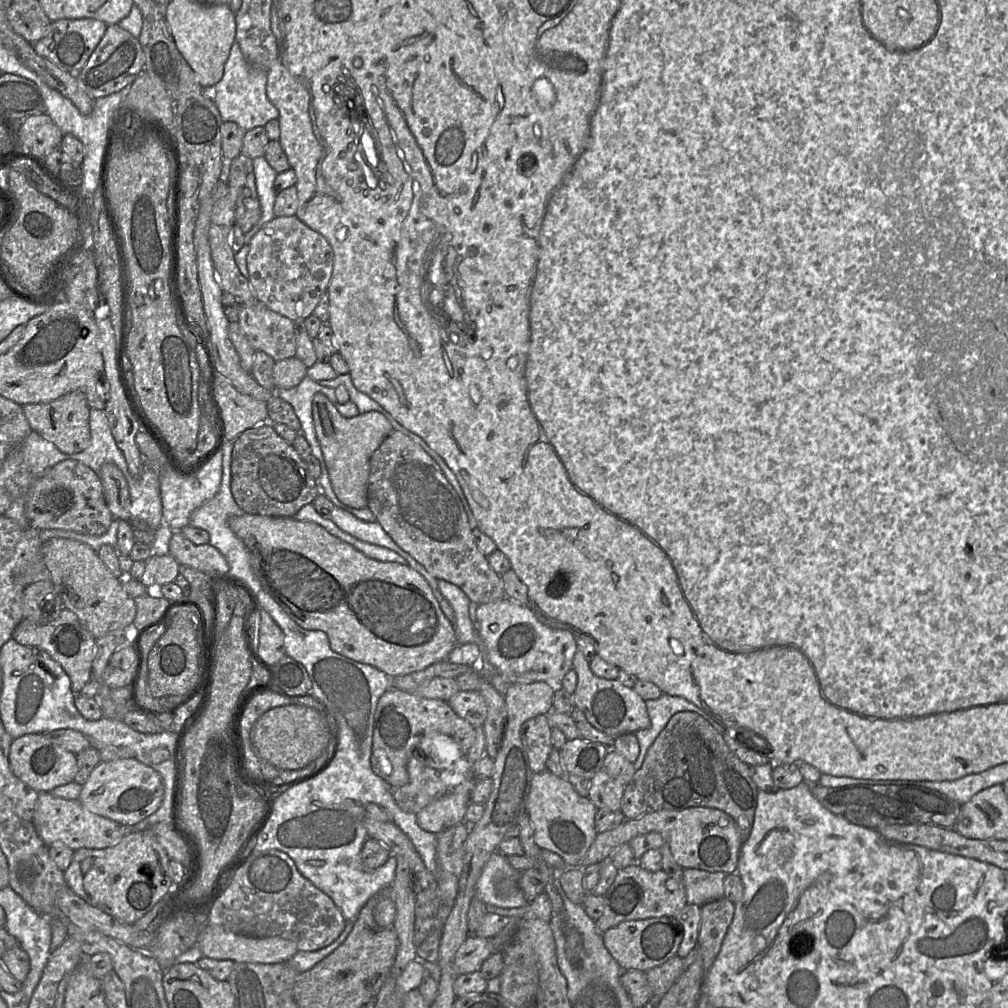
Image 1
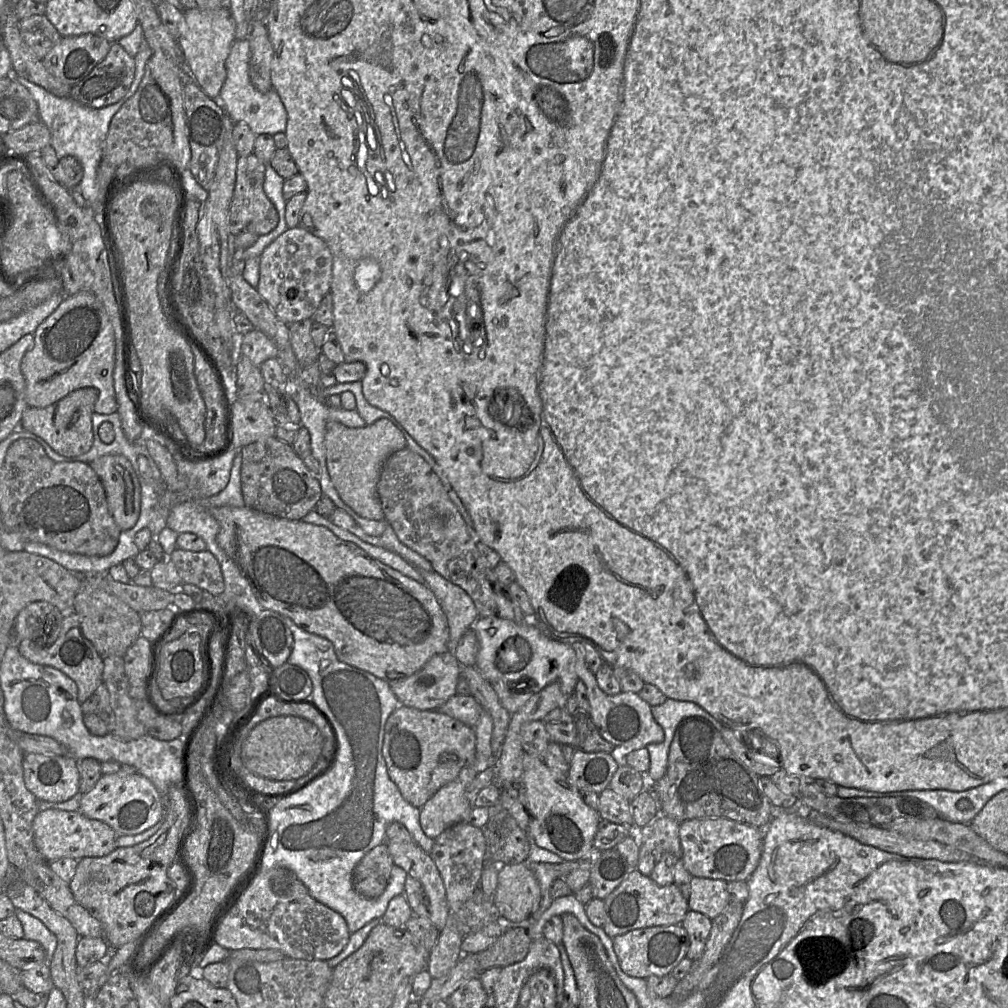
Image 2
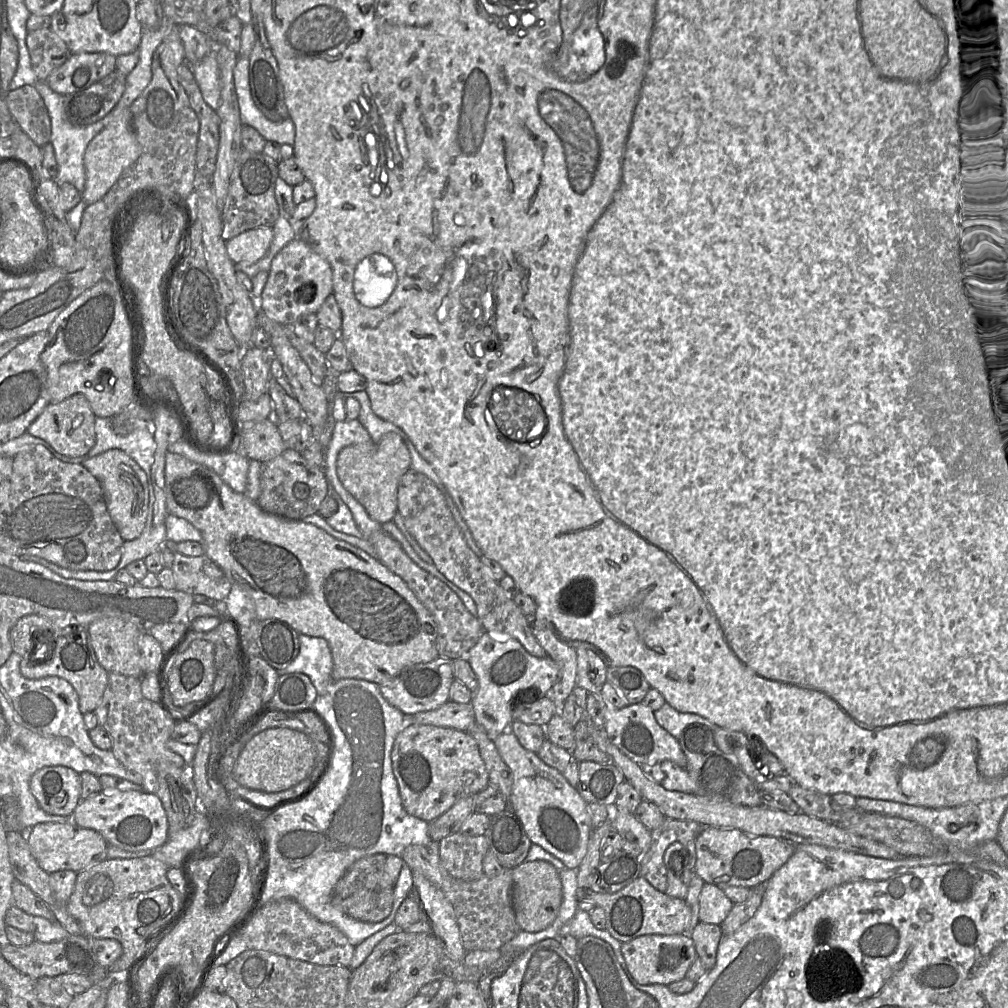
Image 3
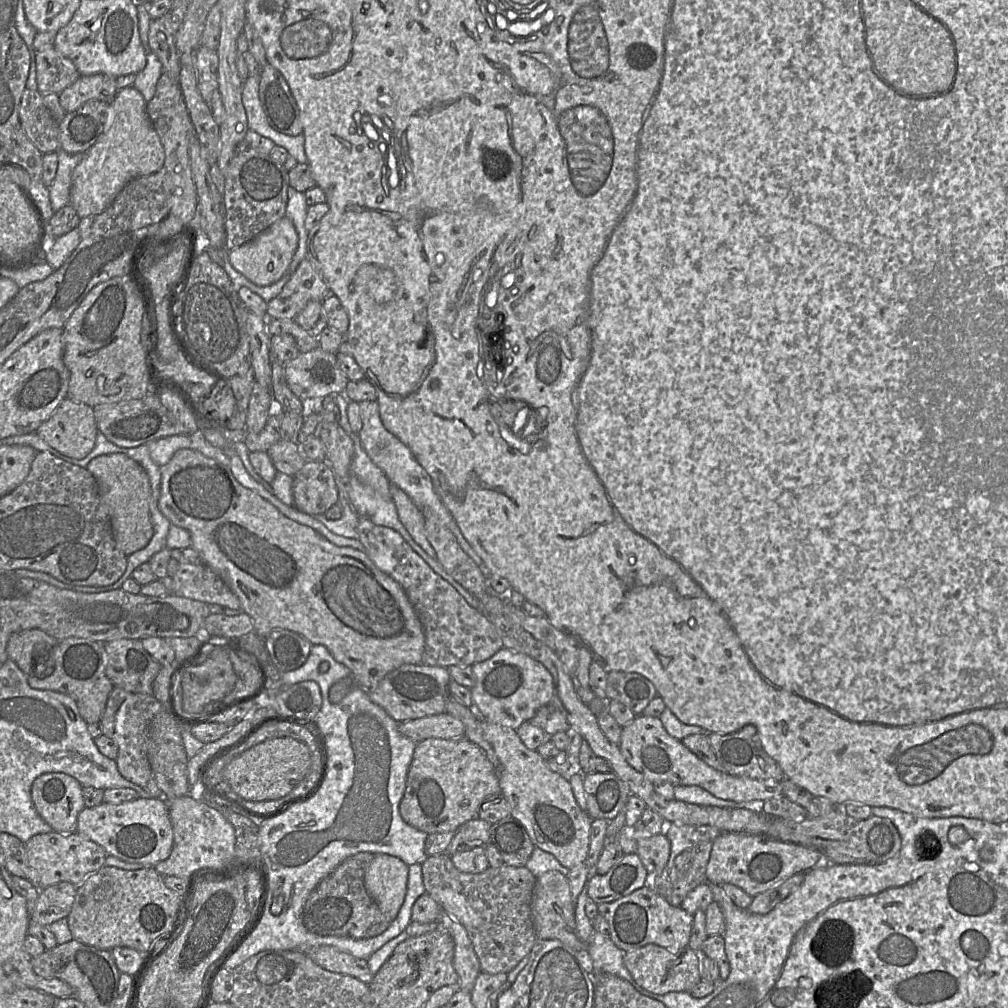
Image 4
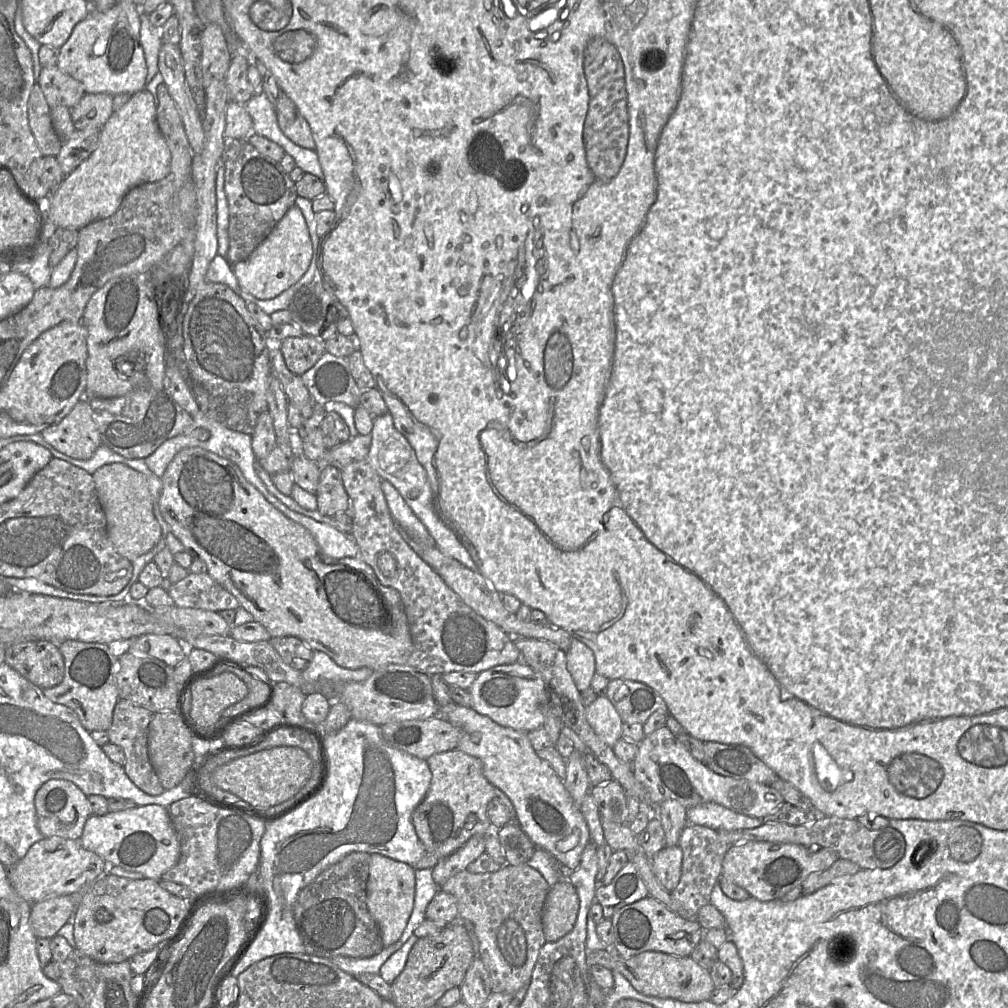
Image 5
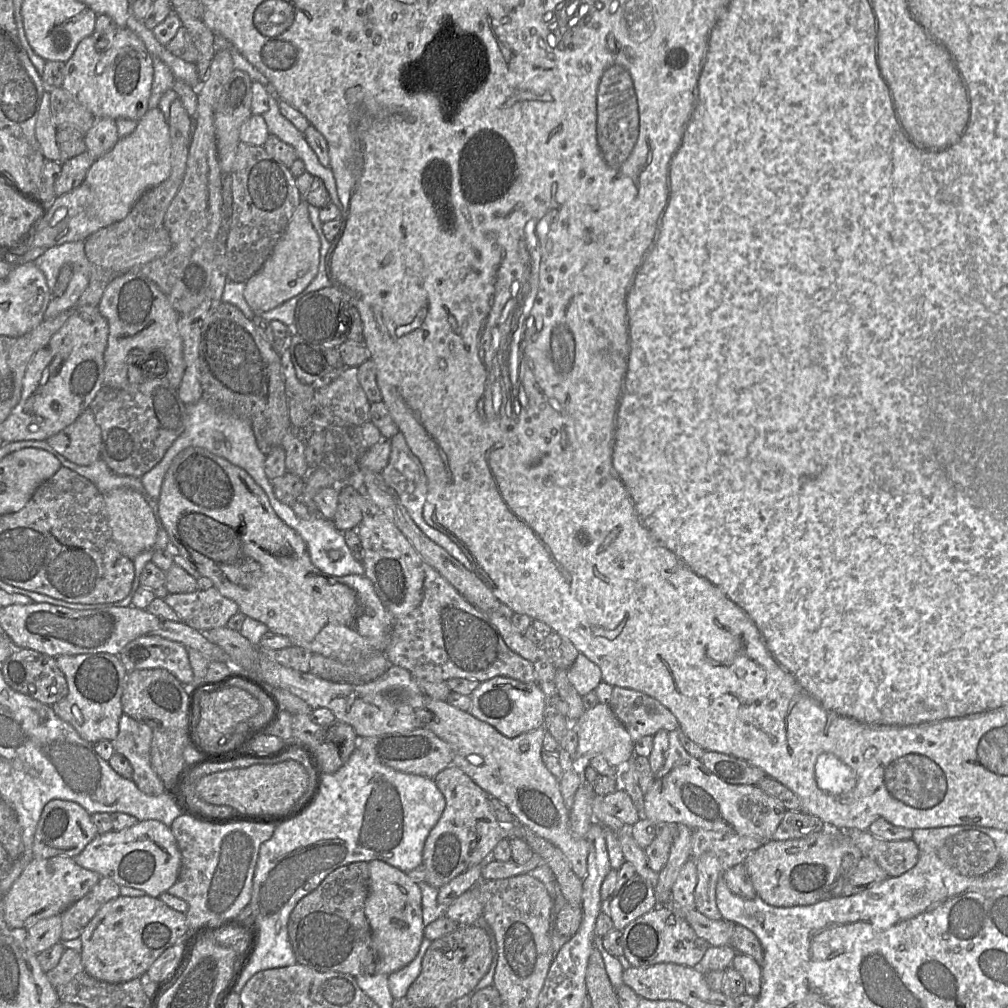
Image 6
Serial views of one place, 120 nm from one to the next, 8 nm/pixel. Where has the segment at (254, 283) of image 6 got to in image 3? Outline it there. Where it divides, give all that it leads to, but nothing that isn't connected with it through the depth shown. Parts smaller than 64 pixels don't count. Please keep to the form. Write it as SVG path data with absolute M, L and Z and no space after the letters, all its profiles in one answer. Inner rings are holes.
M272 227L247 230L226 242L227 253L234 263L256 263L267 254L272 240Z

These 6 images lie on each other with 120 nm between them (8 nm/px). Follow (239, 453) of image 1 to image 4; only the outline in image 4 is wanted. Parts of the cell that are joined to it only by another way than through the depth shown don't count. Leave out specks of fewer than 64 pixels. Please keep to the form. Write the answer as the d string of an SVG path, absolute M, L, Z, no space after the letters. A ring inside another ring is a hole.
M306 460L293 476L293 506L309 515L323 515L338 503L334 472L327 461Z

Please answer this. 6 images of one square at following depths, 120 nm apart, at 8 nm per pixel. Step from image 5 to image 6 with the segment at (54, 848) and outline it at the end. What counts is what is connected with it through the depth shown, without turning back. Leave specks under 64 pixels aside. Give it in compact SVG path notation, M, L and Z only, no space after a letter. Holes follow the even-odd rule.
M33 858L3 897L3 918L10 928L29 929L38 921L61 915L81 899L100 879L94 871L79 866L74 858Z

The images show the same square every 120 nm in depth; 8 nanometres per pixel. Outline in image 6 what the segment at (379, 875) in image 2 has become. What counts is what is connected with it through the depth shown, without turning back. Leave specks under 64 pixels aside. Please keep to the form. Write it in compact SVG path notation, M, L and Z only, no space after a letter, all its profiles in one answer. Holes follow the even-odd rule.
M352 862L341 866L330 874L309 894L301 898L292 910L288 922L289 940L297 962L316 971L345 973L354 978L372 975L376 971L376 956L372 945L370 925L365 916L365 901L370 885L369 863Z

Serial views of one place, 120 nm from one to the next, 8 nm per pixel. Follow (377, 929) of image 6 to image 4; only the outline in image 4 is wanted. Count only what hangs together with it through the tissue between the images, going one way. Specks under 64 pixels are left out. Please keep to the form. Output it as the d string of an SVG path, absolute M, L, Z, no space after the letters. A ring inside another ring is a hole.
M375 854L364 877L367 892L392 922L404 902L409 866L400 858Z

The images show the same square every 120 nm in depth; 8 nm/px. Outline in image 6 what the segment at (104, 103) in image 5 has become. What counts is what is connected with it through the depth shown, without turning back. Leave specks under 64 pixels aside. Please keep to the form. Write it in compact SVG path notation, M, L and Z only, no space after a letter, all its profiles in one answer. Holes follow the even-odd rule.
M108 117L95 118L84 136L87 151L95 160L111 151L119 139L116 120Z

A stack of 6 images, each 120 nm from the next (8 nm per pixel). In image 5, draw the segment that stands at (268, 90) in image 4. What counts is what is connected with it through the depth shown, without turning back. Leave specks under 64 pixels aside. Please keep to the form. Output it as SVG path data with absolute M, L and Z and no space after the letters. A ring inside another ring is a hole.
M280 93L274 109L278 125L285 136L299 146L315 151L316 144L308 122L285 93Z

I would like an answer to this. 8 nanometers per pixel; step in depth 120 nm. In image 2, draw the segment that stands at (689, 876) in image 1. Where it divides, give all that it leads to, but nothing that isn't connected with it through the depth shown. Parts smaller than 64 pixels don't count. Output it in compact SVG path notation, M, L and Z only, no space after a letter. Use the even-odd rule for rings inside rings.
M693 876L687 902L690 910L700 912L712 920L730 903L727 882Z

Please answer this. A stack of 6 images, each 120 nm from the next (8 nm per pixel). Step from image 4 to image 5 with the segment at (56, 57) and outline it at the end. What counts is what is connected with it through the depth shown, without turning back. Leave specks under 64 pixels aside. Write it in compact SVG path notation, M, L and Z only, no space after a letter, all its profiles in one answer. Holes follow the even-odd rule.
M57 65L41 67L39 85L50 108L65 106L70 109L78 104L85 94L82 85L68 74L62 72Z

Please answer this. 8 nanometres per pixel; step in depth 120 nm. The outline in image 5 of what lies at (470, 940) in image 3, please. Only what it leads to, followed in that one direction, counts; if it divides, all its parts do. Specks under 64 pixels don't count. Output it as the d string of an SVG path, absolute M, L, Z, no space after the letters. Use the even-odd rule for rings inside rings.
M526 863L526 864L519 864L519 865L504 864L498 871L487 872L487 873L472 873L472 872L469 872L468 870L463 870L456 873L452 877L450 877L448 880L444 882L442 886L439 887L440 891L449 893L455 897L457 901L459 921L469 921L472 924L474 933L478 940L479 957L483 961L483 964L491 979L492 992L506 993L513 996L522 996L525 990L527 989L532 978L532 973L533 973L535 964L537 962L539 952L542 946L547 942L545 939L543 926L542 926L542 913L543 913L545 900L549 892L550 886L551 885L549 885L546 882L544 877L537 870L530 867Z

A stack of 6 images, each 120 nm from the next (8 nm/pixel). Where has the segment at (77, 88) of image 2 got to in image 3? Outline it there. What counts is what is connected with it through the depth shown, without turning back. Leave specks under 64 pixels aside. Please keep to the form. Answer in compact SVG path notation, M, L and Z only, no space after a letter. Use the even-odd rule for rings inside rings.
M118 69L85 89L64 96L67 121L74 127L86 127L108 115L125 91L126 75Z

